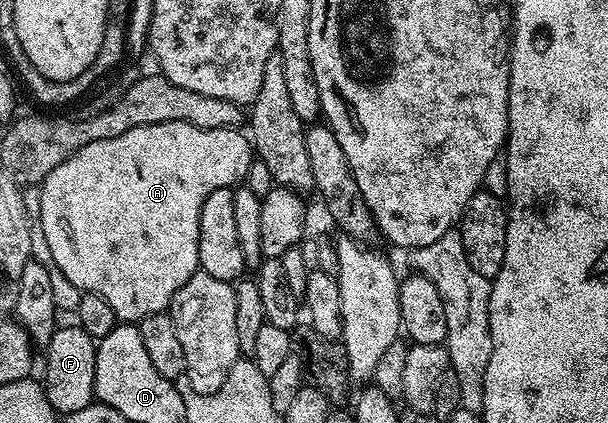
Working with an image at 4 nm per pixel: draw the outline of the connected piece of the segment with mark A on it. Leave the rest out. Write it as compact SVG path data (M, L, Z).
M177 119L176 121L168 121L167 123L146 123L143 127L134 127L128 132L122 133L120 136L112 137L106 140L92 141L90 144L85 144L73 155L67 157L62 164L56 165L49 173L47 173L45 179L40 183L40 189L42 192L38 195L38 219L36 215L36 223L42 226L42 239L46 242L46 247L50 250L49 262L71 283L74 287L79 287L77 290L82 293L97 293L100 297L104 297L104 301L108 301L108 305L112 305L115 316L122 321L140 321L145 315L161 315L170 306L170 302L174 300L174 295L184 285L184 281L188 281L194 276L194 272L199 270L198 265L198 234L200 233L200 209L204 205L204 201L208 197L208 193L212 193L216 189L224 189L225 187L233 188L235 185L241 184L245 180L248 169L252 162L252 143L245 134L241 135L241 130L231 129L225 127L224 129L200 129L196 125L192 125L188 121Z

